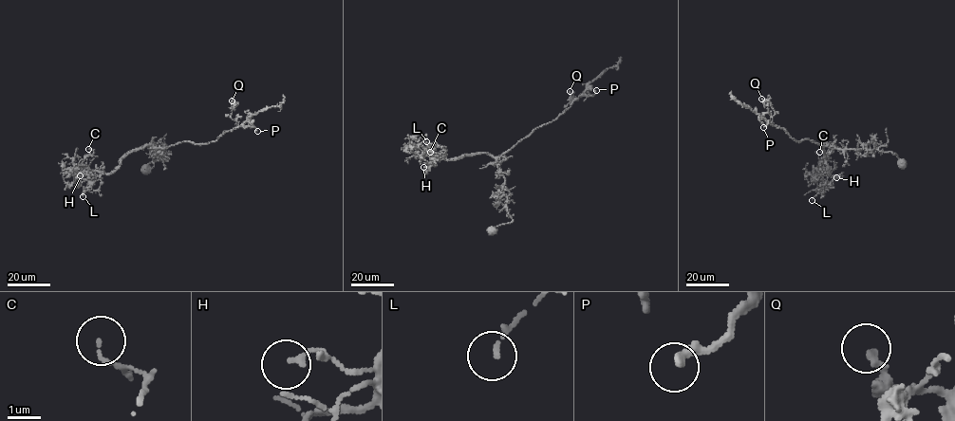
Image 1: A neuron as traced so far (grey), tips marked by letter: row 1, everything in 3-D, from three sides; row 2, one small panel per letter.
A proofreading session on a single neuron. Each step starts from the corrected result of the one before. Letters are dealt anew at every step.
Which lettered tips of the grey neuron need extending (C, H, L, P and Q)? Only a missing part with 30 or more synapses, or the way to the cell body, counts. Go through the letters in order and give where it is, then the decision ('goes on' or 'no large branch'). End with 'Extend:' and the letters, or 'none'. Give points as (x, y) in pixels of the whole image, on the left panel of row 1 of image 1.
C: (88, 149) | no large branch
H: (80, 175) | no large branch
L: (83, 196) | no large branch
P: (257, 131) | no large branch
Q: (232, 100) | no large branch
Extend: none

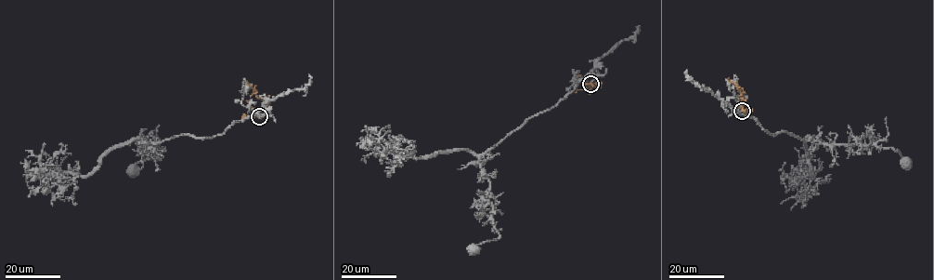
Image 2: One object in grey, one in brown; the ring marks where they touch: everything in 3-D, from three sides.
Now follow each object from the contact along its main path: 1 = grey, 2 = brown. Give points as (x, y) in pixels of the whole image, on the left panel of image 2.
1: (259, 116), (236, 120), (215, 137), (179, 135), (147, 143), (161, 156), (136, 162), (133, 171)
2: (259, 116), (259, 110), (266, 99), (259, 97), (247, 81)

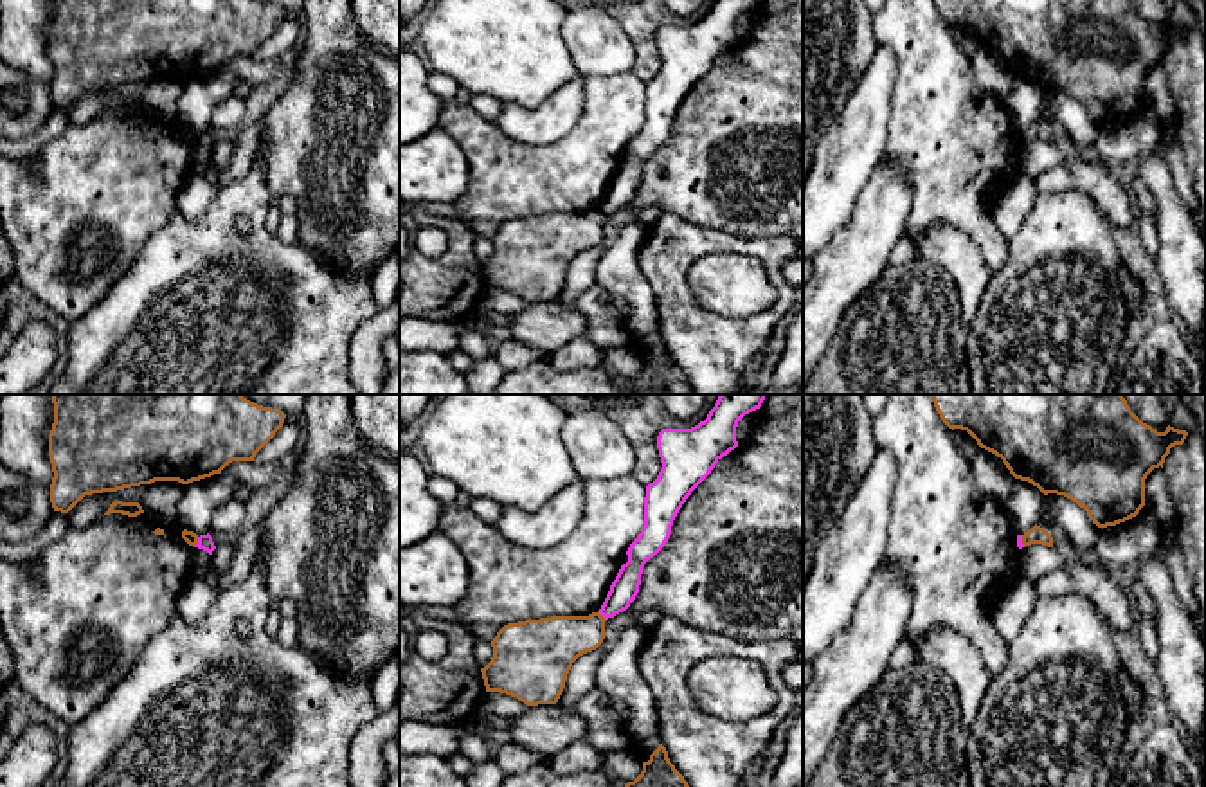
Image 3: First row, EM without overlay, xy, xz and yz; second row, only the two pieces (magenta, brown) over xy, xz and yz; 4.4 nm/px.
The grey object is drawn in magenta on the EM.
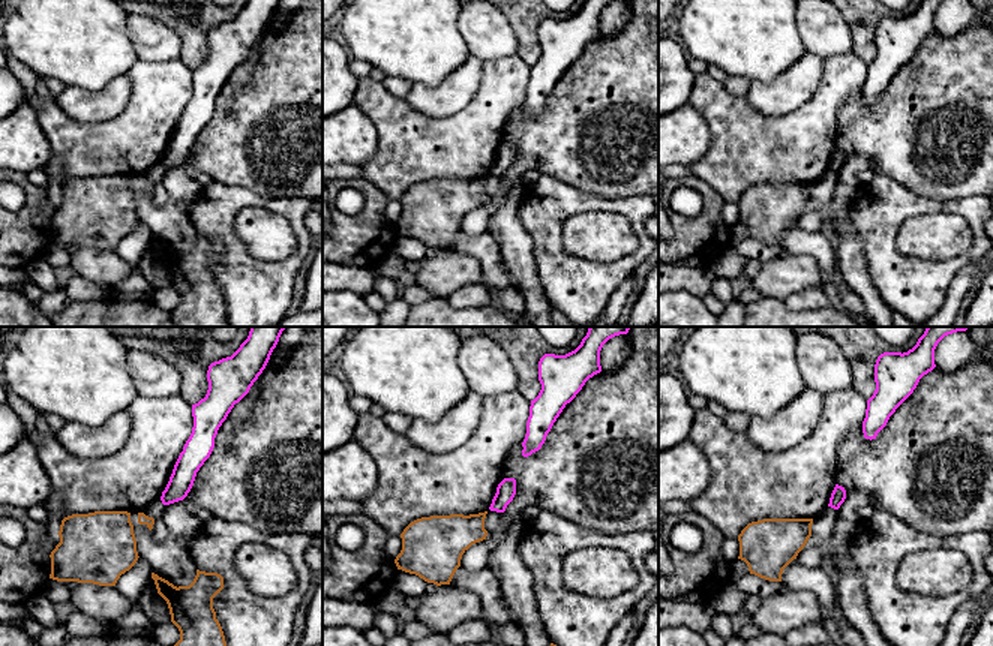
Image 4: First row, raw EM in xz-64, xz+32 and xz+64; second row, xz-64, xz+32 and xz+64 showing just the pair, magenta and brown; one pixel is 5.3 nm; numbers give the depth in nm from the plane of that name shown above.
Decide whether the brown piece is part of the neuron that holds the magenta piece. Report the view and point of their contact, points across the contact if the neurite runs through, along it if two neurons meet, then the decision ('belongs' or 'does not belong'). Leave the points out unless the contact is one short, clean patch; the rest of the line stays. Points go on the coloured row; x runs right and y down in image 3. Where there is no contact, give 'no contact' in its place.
xy (198, 542) | along xy (198, 537), (195, 546) | does not belong

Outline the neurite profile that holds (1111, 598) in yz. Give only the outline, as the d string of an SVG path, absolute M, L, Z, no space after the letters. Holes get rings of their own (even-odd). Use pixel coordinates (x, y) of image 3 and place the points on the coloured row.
M1066 556L1076 593L1085 594L1112 629L1132 630L1136 627L1134 603L1129 587L1116 580L1116 571L1107 569L1093 556Z

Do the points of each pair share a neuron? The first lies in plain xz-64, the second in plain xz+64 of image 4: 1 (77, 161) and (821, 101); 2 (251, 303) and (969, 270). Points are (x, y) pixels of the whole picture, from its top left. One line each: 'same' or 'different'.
1: same
2: different

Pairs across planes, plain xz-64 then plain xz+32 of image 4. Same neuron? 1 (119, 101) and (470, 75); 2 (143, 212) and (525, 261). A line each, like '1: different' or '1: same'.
1: same
2: same

